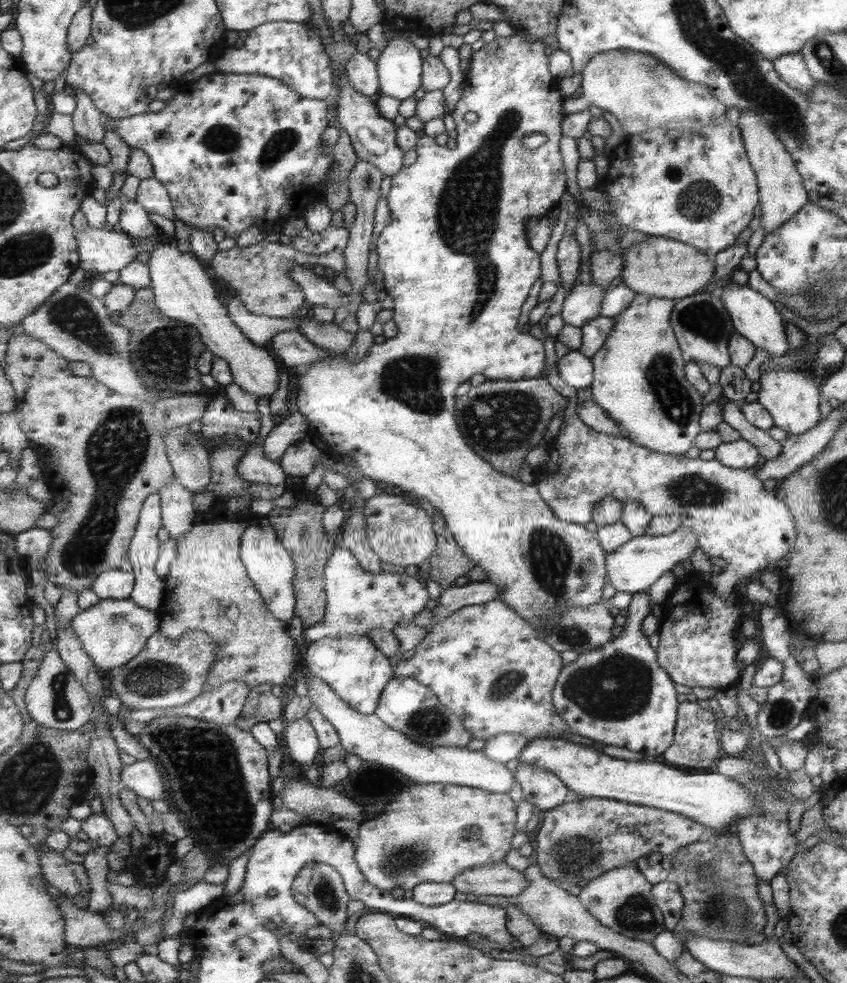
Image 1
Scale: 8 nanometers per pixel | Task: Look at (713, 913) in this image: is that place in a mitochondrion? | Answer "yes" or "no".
yes

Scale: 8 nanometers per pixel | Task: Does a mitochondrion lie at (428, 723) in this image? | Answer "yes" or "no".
yes

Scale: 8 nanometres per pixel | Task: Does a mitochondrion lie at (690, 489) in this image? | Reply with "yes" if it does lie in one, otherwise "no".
yes

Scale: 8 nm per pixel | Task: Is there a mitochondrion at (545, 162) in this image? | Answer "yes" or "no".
no

